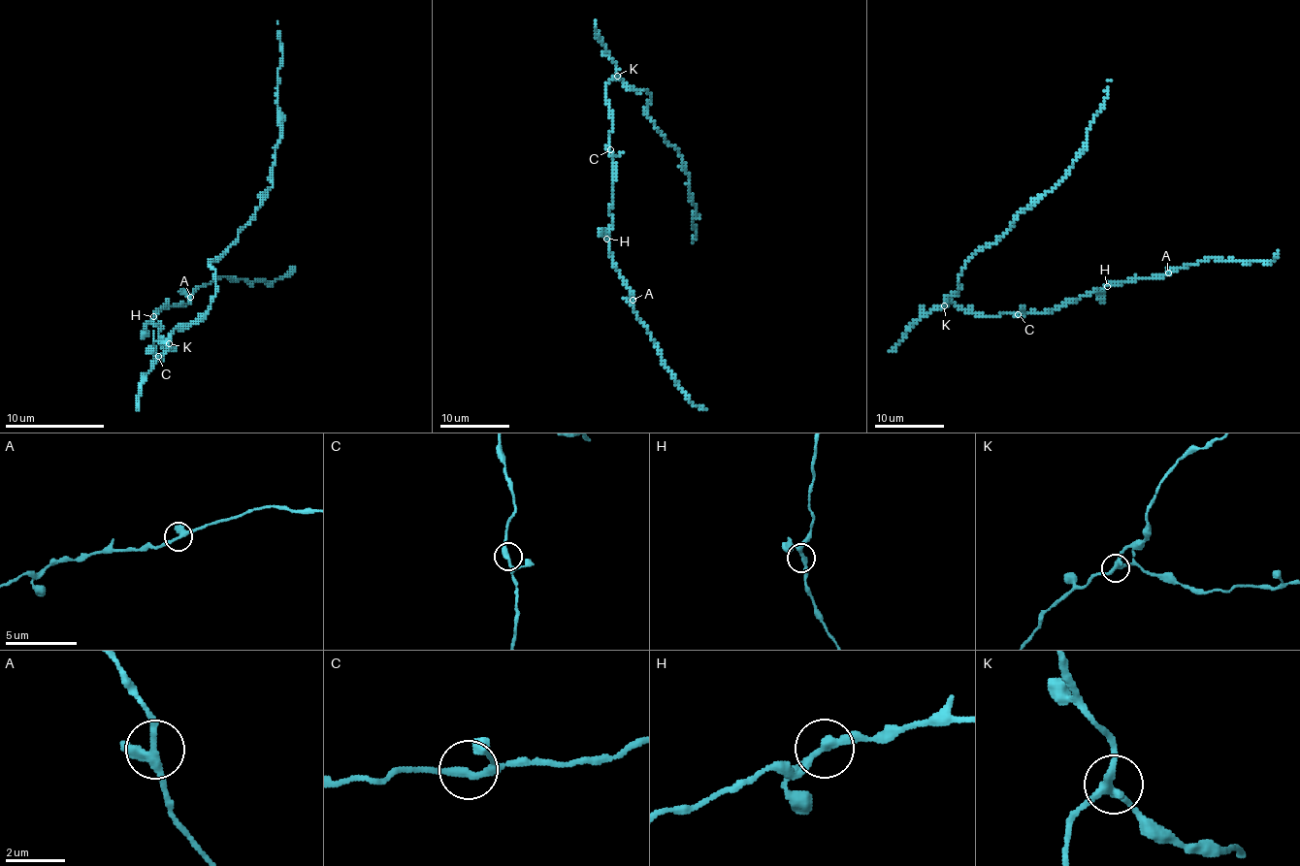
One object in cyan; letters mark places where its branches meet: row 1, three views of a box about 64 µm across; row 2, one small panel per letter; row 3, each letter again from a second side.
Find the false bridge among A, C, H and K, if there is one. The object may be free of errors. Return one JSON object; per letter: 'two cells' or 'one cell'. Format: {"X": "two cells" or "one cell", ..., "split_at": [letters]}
{"A": "two cells", "C": "one cell", "H": "one cell", "K": "one cell", "split_at": ["A"]}

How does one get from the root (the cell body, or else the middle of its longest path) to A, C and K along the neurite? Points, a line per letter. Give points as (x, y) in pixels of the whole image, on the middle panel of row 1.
A: (608, 110), (613, 124), (608, 143), (613, 164), (612, 228), (606, 235), (608, 254), (633, 299)
C: (608, 110), (613, 124), (608, 143), (610, 149)
K: (608, 110), (606, 85), (617, 76)

